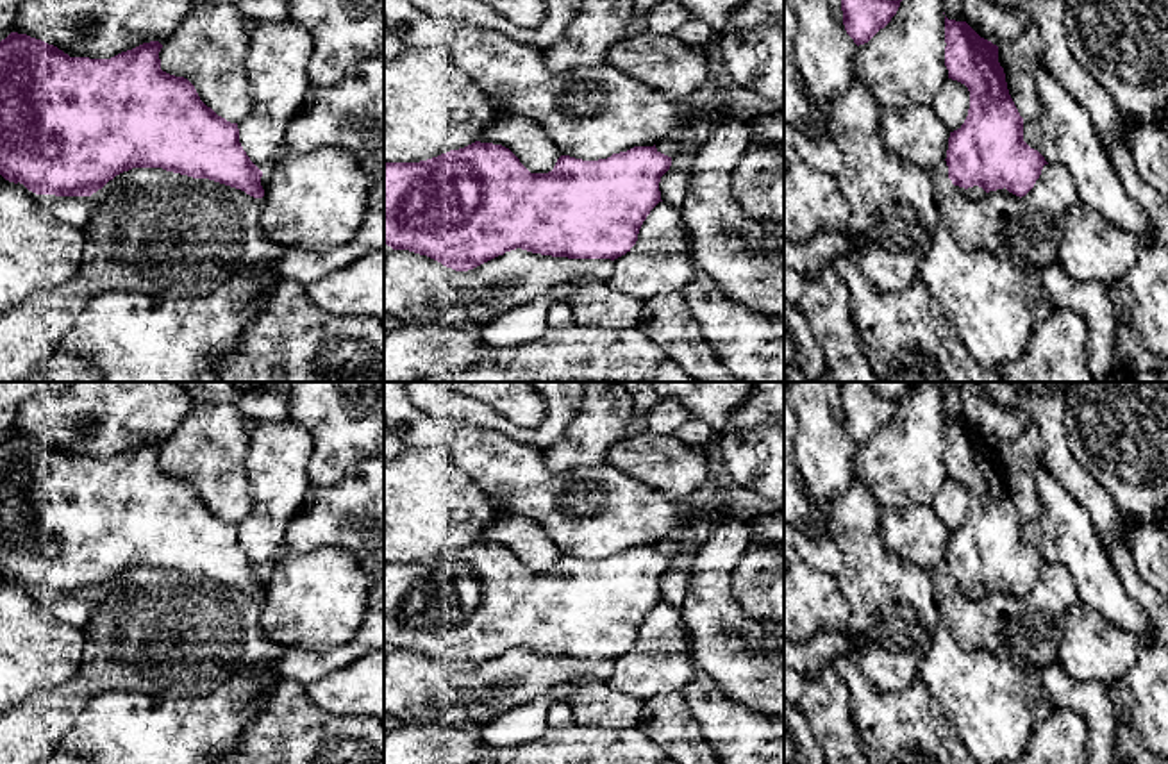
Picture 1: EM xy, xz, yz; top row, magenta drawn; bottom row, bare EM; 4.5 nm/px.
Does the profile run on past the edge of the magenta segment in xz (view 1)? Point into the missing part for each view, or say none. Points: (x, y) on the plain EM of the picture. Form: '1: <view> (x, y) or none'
1: none

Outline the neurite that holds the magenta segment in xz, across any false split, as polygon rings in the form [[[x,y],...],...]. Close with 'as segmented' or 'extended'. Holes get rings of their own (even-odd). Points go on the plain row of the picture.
[[[475,541],[464,548],[450,550],[446,553],[420,562],[384,562],[384,644],[391,646],[393,650],[409,650],[420,655],[427,655],[455,671],[473,669],[516,648],[552,657],[614,660],[630,652],[630,648],[638,641],[638,634],[643,621],[647,619],[650,610],[659,602],[663,602],[659,582],[661,577],[670,569],[670,566],[672,557],[661,553],[654,544],[654,546],[634,546],[627,552],[613,553],[611,557],[598,561],[582,561],[570,555],[561,555],[552,571],[530,573],[509,548],[480,541]]]; as segmented

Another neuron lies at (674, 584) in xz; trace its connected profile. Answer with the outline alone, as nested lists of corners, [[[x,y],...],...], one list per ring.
[[[686,552],[672,557],[672,566],[659,582],[661,600],[664,603],[670,603],[677,609],[682,605],[691,582],[693,562],[693,555]]]

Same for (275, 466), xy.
[[[291,418],[254,425],[245,473],[252,511],[241,519],[239,543],[264,571],[286,550],[286,528],[307,503],[307,462],[314,443]]]

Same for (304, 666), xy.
[[[370,609],[350,643],[329,652],[288,648],[282,657],[261,662],[252,669],[270,669],[280,680],[293,680],[296,684],[309,685],[327,673],[379,648],[384,648],[384,610]]]

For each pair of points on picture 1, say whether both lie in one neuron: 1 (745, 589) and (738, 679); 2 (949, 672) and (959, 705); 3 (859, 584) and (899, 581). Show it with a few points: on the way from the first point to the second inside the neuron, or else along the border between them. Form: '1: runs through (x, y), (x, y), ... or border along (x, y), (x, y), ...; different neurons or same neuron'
1: border along (733, 568), (734, 600), (750, 616), (765, 622); different neurons
2: runs through (958, 680), (959, 697); same neuron
3: runs through (868, 584), (890, 584); same neuron

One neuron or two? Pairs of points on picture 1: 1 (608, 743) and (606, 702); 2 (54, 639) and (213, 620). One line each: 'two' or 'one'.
1: two
2: two

